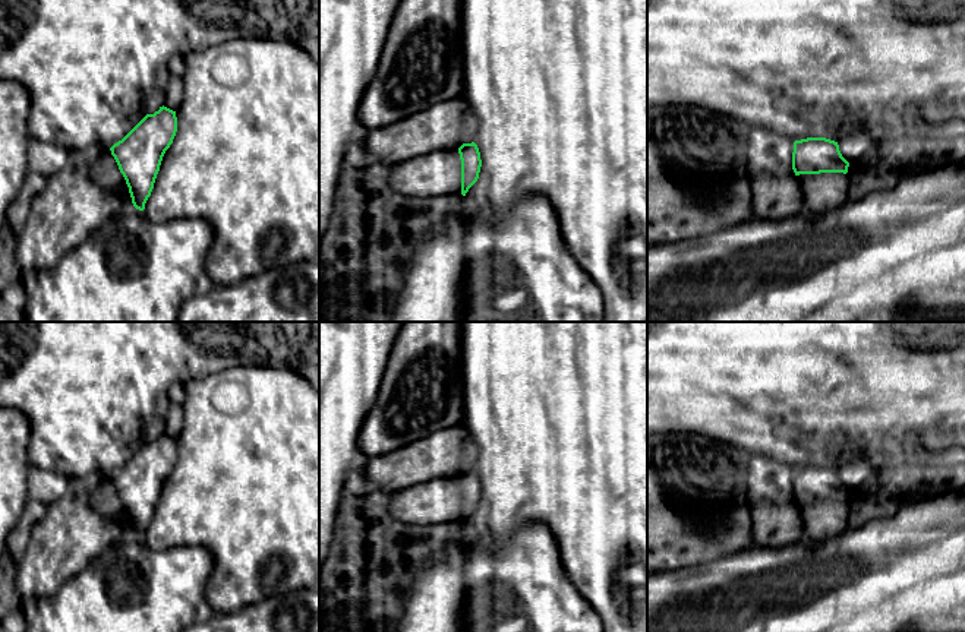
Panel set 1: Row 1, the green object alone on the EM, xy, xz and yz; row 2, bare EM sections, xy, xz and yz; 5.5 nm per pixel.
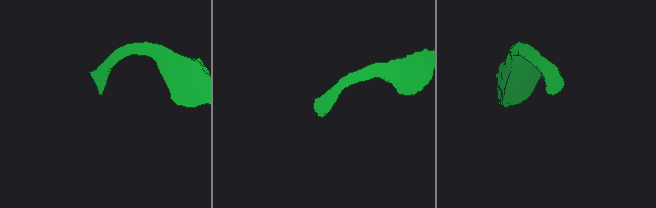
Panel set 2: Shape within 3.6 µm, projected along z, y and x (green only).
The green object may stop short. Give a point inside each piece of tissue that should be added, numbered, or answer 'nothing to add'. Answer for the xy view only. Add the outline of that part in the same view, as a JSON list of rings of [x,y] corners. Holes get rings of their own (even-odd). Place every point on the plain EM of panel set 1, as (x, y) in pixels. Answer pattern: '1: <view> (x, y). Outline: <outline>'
1: xy (106, 499). Outline: [[[110,475],[97,477],[97,484],[92,493],[92,506],[110,521],[123,521],[127,525],[130,535],[133,534],[129,515]]]

